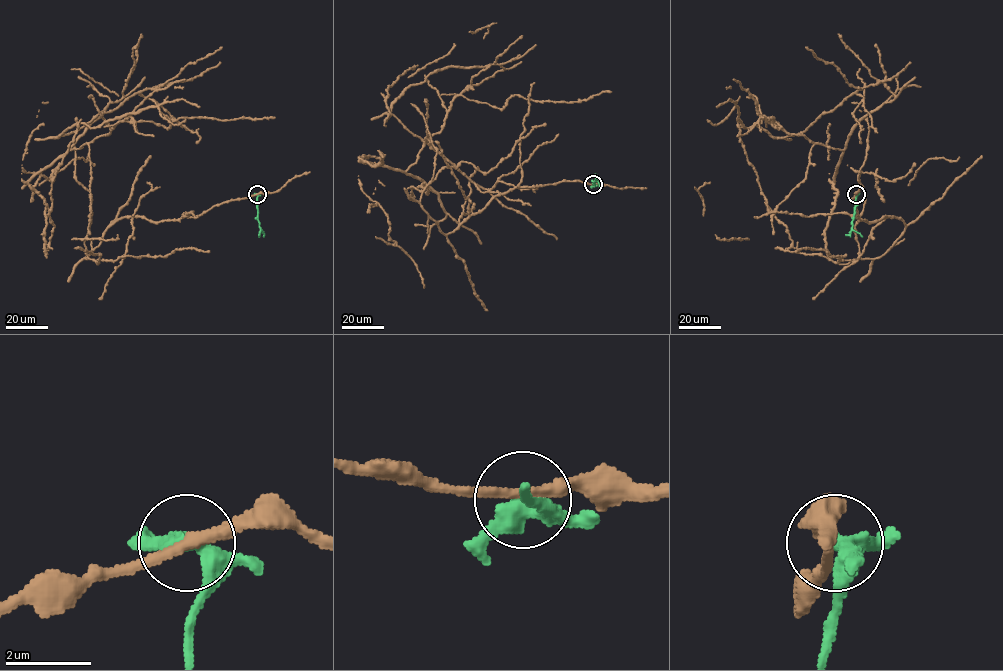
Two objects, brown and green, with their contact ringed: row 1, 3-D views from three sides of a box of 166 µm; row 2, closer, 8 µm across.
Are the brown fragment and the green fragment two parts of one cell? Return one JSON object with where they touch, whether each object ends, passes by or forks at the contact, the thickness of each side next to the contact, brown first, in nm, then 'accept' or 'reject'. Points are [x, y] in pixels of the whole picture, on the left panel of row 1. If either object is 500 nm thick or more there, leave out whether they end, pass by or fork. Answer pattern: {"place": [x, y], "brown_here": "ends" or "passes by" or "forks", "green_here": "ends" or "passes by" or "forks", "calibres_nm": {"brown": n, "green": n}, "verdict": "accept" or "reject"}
{"place": [257, 194], "brown_here": "passes by", "green_here": "passes by", "calibres_nm": {"brown": 240, "green": 400}, "verdict": "reject"}

